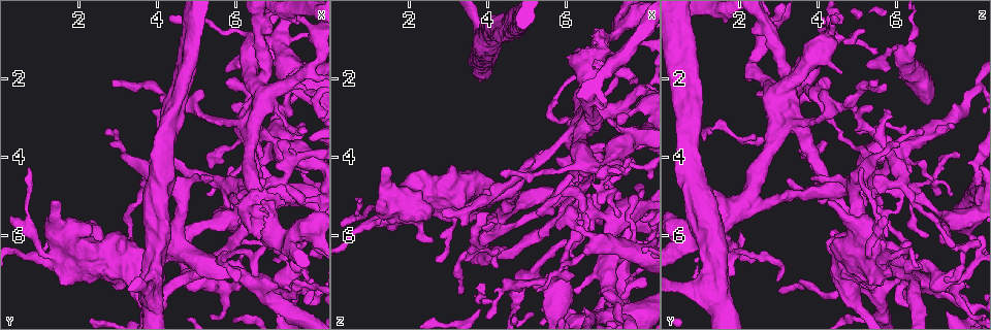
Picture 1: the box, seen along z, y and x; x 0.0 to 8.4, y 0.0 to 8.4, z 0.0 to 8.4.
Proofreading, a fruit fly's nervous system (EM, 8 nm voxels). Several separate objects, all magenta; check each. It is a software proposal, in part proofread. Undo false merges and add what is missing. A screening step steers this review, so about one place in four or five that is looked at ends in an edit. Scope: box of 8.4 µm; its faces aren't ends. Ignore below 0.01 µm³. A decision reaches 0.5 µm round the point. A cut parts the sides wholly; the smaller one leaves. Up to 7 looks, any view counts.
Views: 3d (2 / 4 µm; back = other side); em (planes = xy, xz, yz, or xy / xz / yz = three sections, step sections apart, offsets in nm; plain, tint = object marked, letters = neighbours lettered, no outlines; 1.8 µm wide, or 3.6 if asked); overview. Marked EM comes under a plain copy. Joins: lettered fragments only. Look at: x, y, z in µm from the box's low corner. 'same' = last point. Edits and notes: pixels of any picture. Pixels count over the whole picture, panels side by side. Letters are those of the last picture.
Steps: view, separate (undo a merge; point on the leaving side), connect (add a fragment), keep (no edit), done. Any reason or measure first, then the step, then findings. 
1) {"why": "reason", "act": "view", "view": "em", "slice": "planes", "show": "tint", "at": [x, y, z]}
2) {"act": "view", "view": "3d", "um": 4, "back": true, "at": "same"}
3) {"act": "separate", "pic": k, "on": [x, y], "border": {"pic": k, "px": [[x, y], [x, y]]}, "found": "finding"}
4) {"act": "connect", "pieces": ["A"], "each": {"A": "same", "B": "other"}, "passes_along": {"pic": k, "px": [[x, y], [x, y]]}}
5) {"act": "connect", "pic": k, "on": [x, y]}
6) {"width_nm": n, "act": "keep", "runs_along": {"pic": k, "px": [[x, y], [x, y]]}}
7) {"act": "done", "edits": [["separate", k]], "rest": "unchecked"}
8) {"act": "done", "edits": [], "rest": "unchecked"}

{"why": "branch stops here", "act": "view", "view": "3d", "um": 2, "at": [3.45, 6.80, 6.65]}

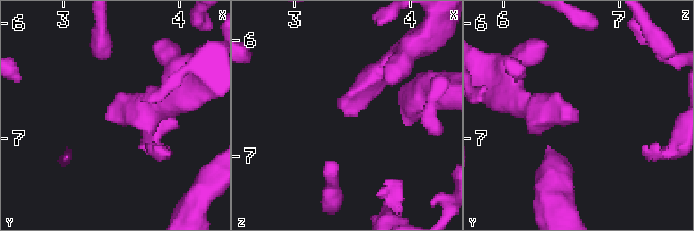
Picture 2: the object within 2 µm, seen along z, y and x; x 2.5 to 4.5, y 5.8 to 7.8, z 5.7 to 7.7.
{"act": "view", "view": "em", "slice": "planes", "show": "tint", "at": [3.42, 6.86, 6.66]}

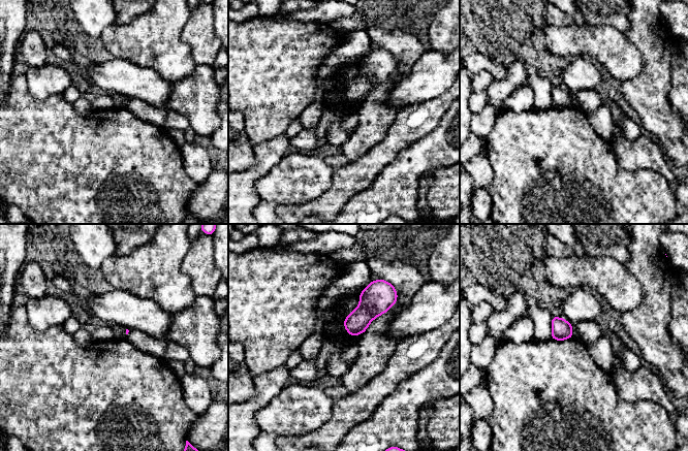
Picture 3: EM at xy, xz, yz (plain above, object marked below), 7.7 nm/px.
{"act": "view", "view": "em", "slice": "planes", "show": "letters", "at": "same"}

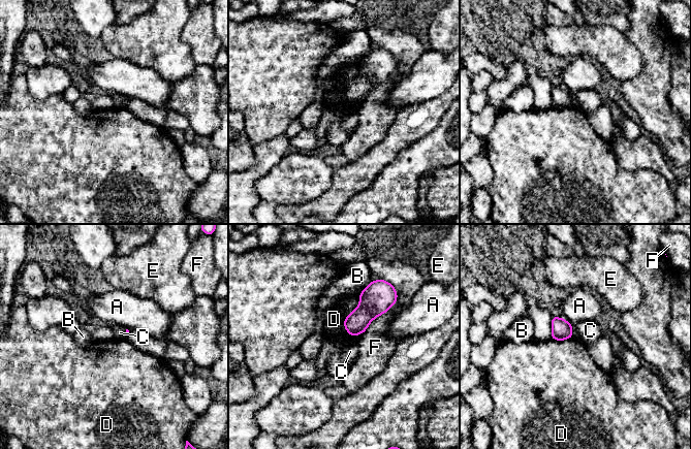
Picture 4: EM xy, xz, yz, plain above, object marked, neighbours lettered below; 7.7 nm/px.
{"act": "keep", "each": {"A": "other", "B": "other", "C": "other", "D": "other", "E": "other", "F": "other"}, "border": {"pic": 4, "px": [[359, 294], [344, 321], [350, 335]]}, "found": "no lettered fragment goes on from it"}

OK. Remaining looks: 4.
{"why": "free end", "act": "view", "view": "em", "slice": "xz", "step": 16, "show": "letters", "at": [5.90, 2.70, 4.90]}

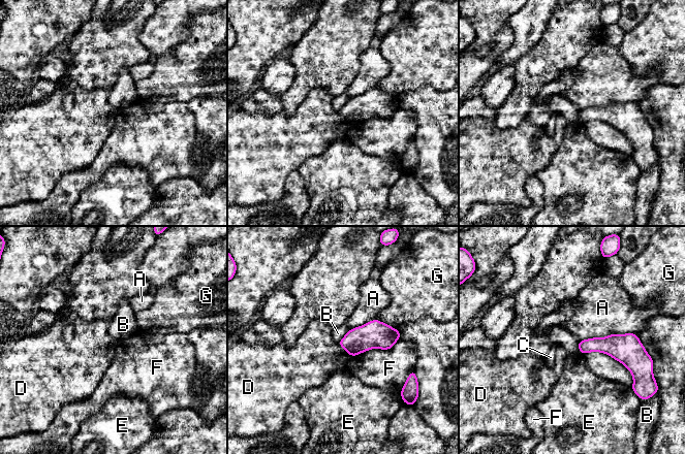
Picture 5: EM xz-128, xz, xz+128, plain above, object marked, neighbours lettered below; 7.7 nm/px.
{"act": "view", "view": "em", "slice": "planes", "show": "letters", "at": "same"}

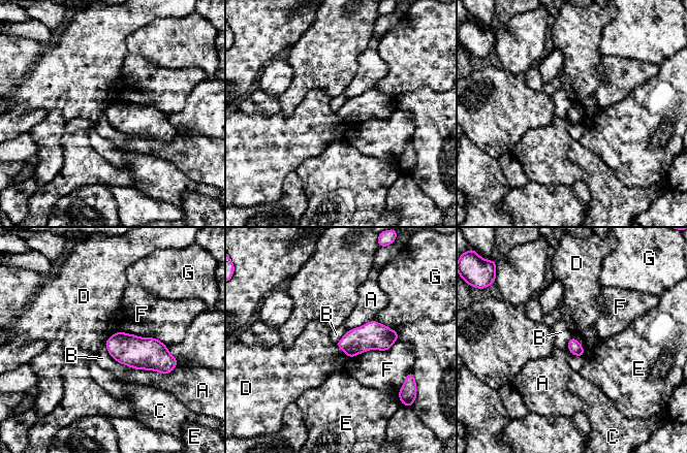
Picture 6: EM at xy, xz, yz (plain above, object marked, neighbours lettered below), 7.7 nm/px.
{"width_nm": 100, "act": "keep", "each": {"A": "other", "B": "other", "C": "other", "D": "other", "E": "other", "F": "other", "G": "other"}, "border": {"pic": 6, "px": [[571, 336], [568, 350], [582, 356]]}, "found": "no lettered fragment goes on from it"}

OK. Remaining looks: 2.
{"why": "two arms at a narrow angle", "act": "view", "view": "em", "slice": "planes", "show": "letters", "at": [6.95, 1.15, 4.20]}

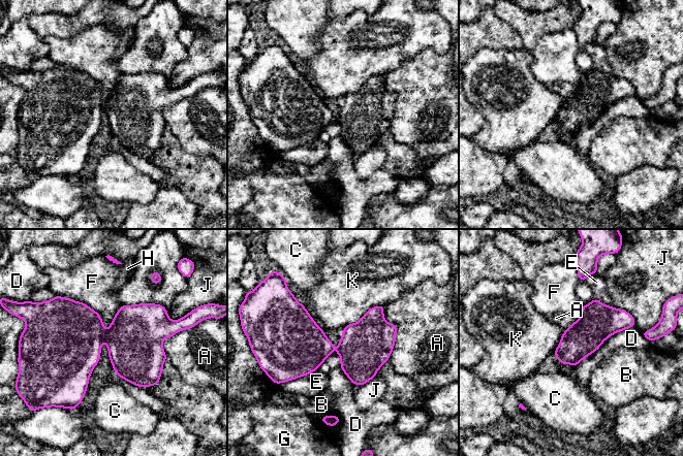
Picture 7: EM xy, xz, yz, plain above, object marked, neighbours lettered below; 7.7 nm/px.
{"act": "keep", "each": {"A": "other", "B": "other", "C": "other", "D": "other", "E": "other", "F": "other", "G": "other", "H": "other", "J": "other", "K": "other"}, "border": {"pic": 7, "px": [[383, 304], [372, 306], [342, 329]]}, "found": "all the same neuron"}

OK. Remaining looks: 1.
{"act": "done", "edits": [], "rest": "unchecked"}

